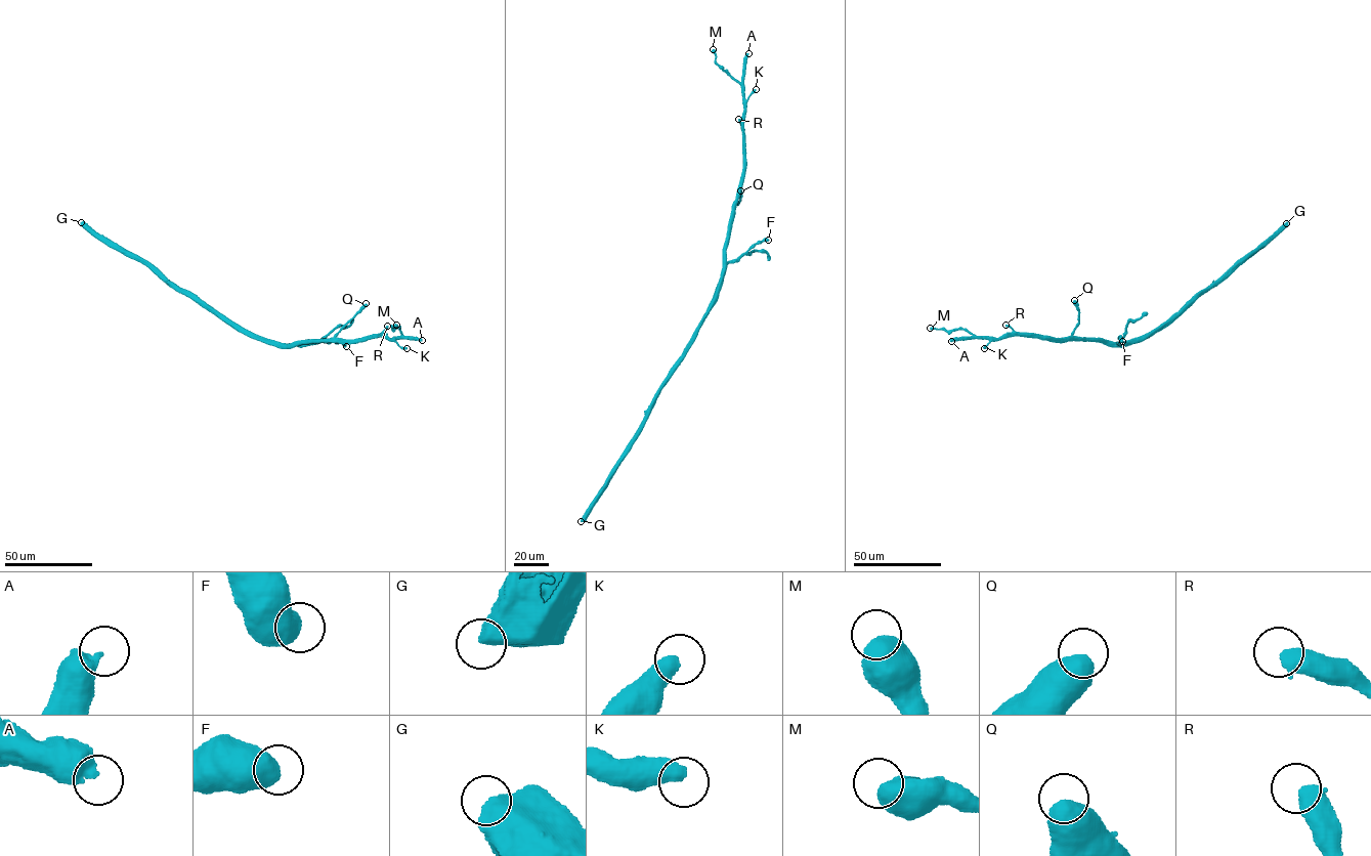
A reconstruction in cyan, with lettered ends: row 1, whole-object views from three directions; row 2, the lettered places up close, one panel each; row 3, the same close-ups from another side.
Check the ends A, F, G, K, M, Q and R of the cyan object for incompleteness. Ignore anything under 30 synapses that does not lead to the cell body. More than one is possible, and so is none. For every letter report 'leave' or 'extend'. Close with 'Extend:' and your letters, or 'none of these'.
A: extend
F: leave
G: leave
K: leave
M: leave
Q: leave
R: leave
Extend: A

